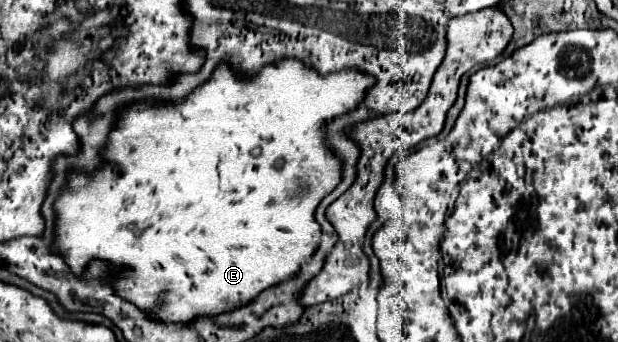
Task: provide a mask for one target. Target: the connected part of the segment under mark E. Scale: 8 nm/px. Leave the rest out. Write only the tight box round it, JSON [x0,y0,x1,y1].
[53,59,375,323]

